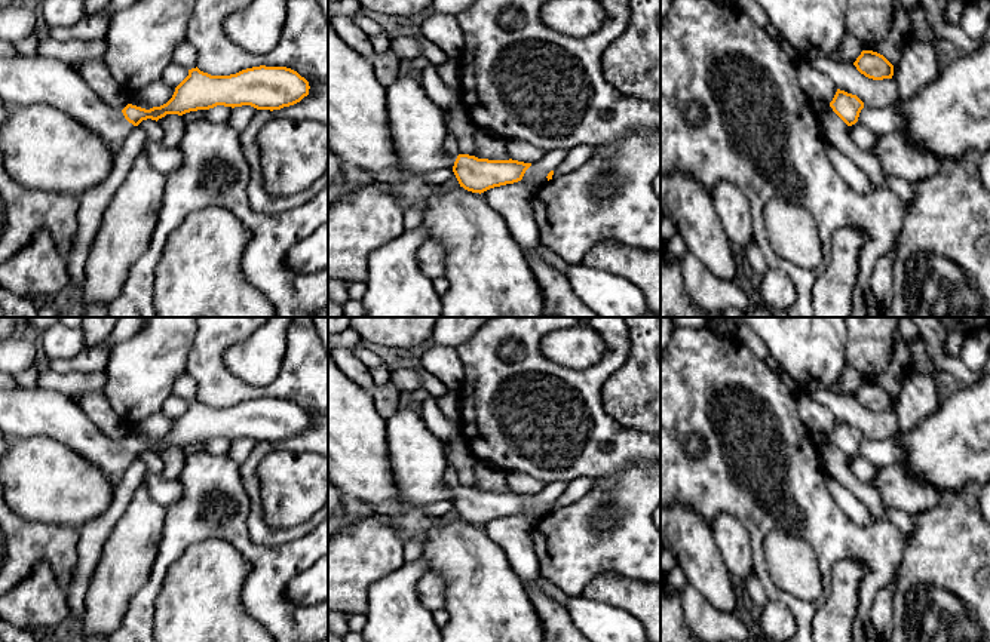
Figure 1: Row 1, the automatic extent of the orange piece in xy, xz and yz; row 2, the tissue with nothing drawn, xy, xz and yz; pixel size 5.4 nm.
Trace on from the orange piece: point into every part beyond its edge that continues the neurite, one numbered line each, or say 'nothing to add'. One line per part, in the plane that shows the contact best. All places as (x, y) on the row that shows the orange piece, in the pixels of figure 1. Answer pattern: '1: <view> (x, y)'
1: xy (24, 80)

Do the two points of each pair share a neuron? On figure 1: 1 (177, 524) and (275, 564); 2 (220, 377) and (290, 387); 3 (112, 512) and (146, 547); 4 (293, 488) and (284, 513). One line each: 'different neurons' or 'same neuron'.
1: same neuron
2: same neuron
3: different neurons
4: same neuron

